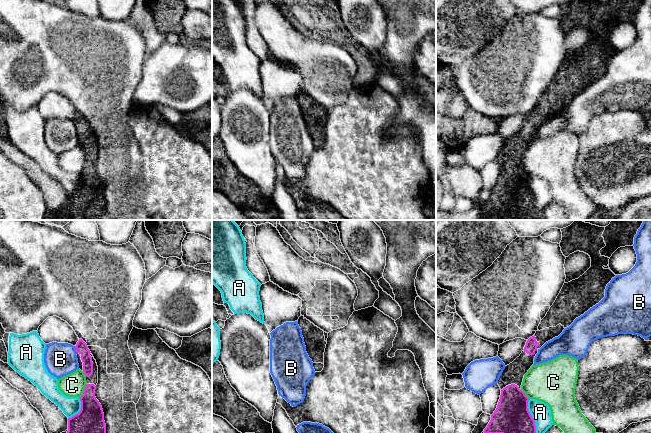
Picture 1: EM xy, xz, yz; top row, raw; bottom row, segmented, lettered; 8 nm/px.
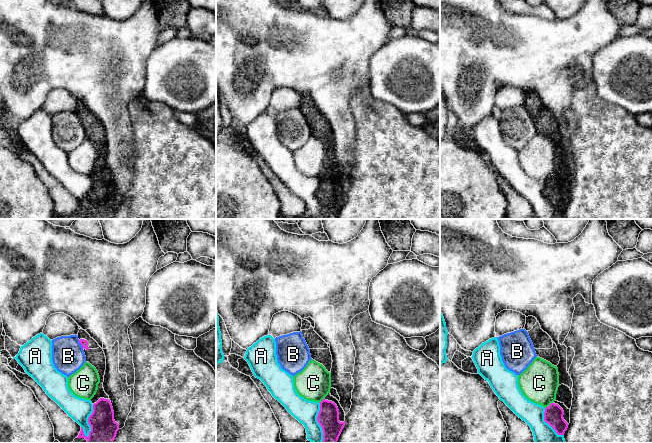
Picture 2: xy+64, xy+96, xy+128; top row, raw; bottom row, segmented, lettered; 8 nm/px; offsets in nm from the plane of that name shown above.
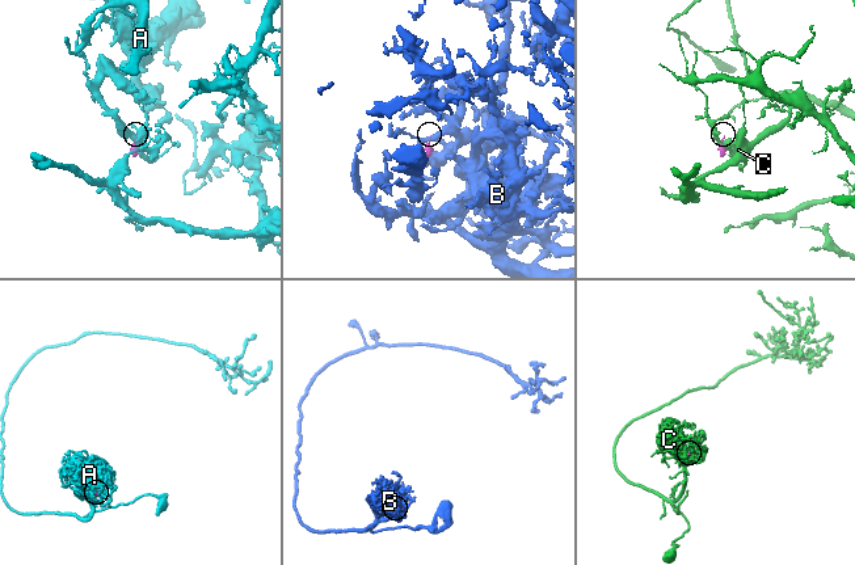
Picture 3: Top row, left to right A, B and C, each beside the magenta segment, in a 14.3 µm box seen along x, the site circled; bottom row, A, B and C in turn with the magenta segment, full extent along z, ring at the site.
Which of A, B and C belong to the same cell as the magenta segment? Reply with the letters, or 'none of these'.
none of these

